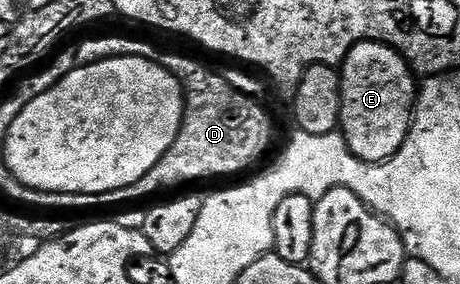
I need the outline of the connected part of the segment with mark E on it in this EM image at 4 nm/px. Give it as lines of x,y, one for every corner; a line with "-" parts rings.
362,41
349,51
341,66
339,129
359,159
369,163
389,160
405,143
415,119
417,77
407,60
380,41

